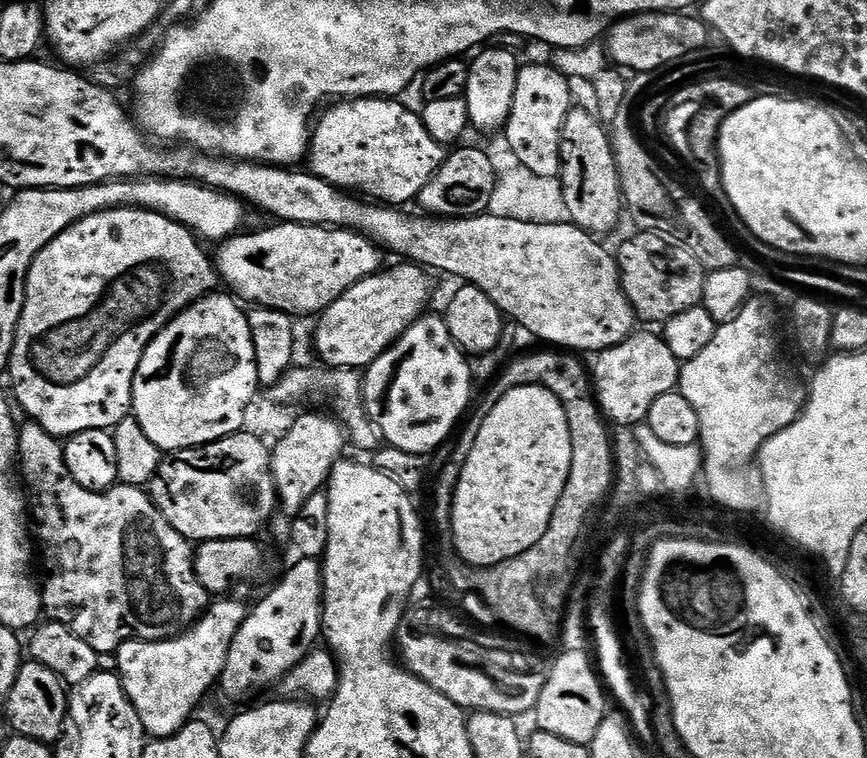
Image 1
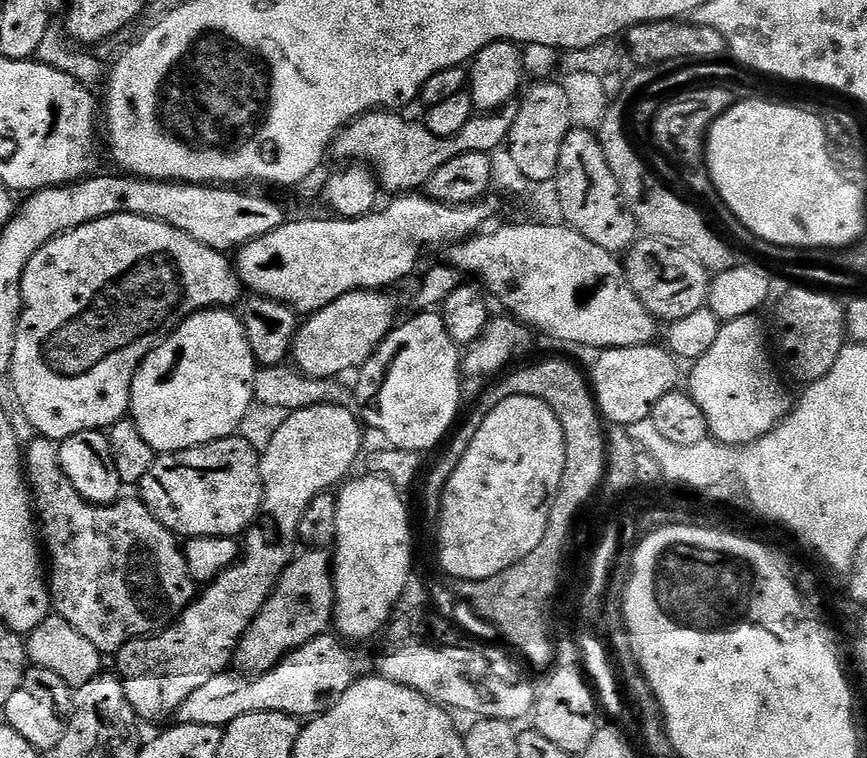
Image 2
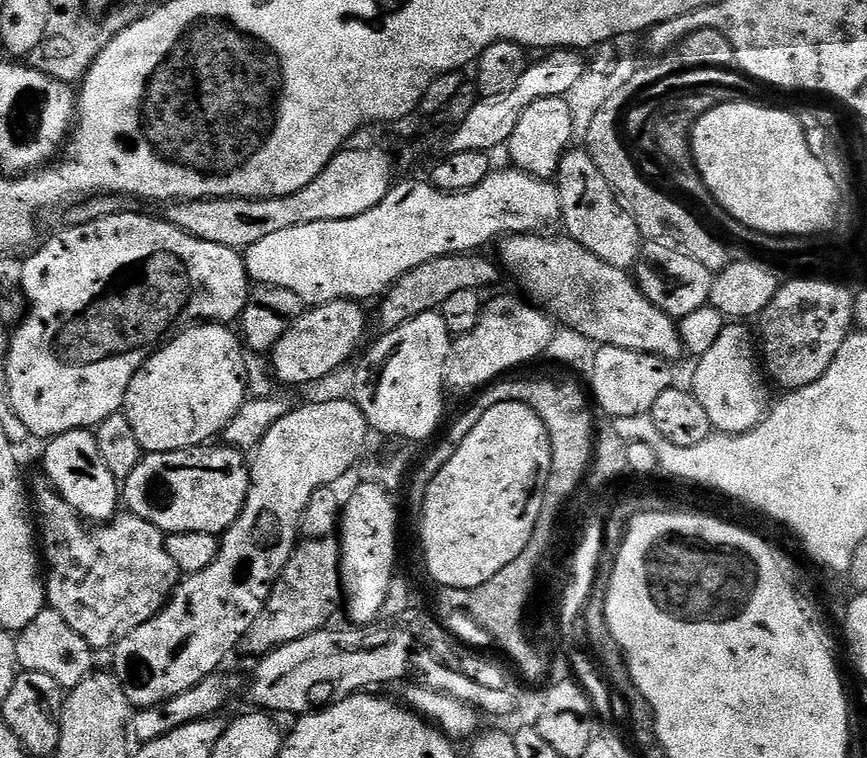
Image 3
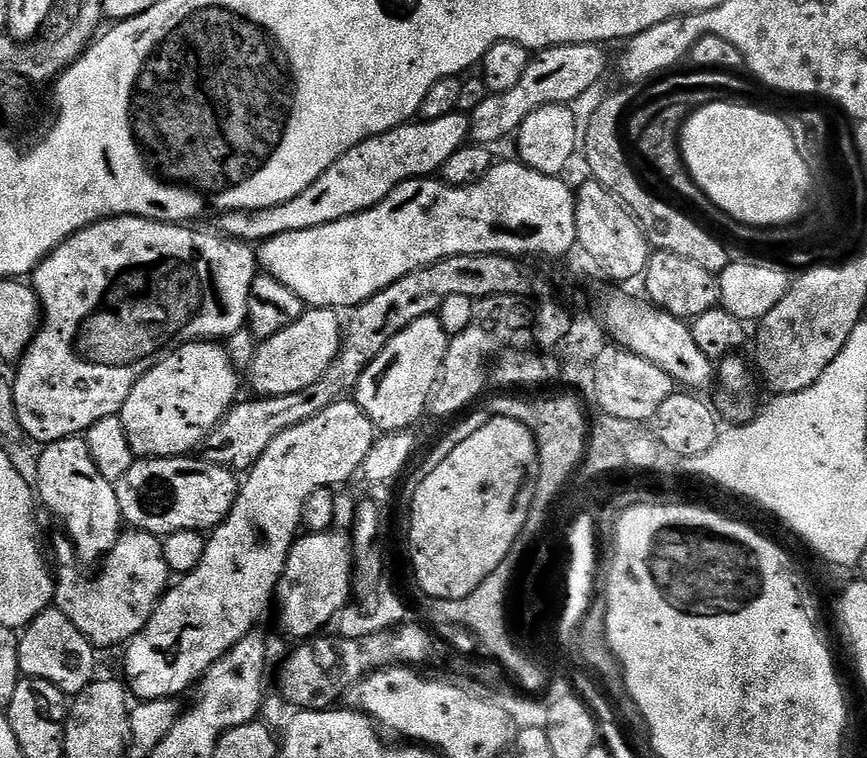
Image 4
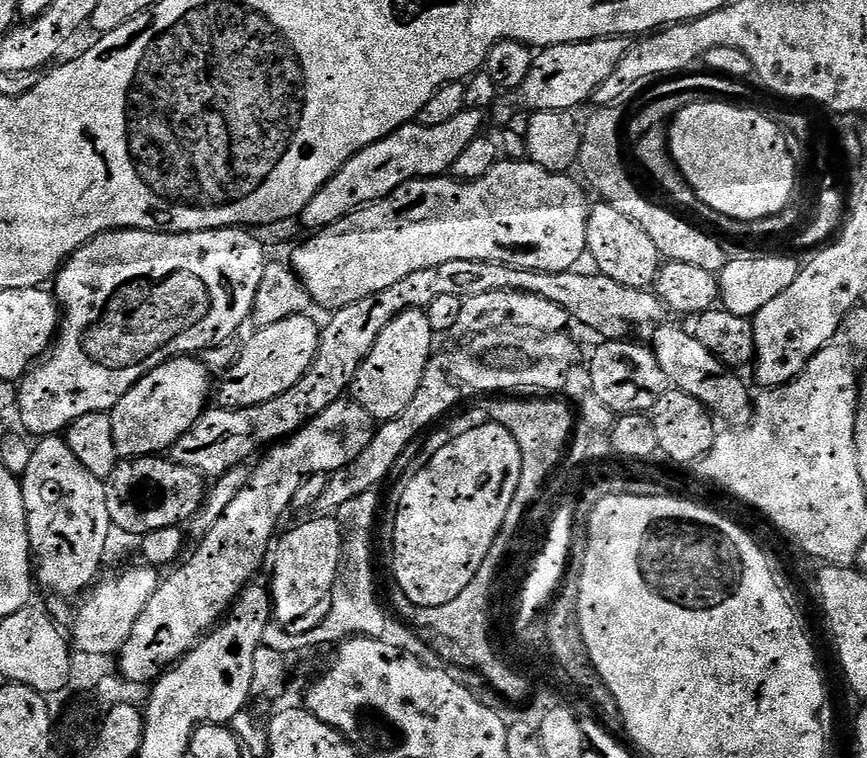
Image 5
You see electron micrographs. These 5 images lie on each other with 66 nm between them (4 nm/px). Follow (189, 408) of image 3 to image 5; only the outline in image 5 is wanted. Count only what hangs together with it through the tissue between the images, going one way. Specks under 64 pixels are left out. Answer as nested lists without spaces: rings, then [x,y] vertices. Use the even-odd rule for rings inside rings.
[[[195,355],[174,356],[165,364],[152,368],[137,382],[135,386],[112,407],[110,413],[114,426],[114,444],[117,457],[135,458],[138,456],[159,456],[167,453],[198,422],[198,418],[209,407],[210,393],[214,388],[214,380],[210,377],[210,369],[203,359]]]

